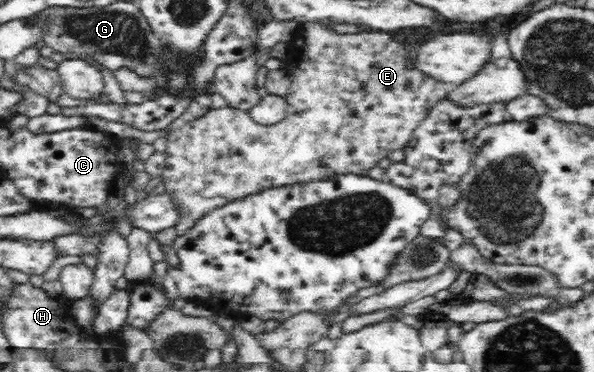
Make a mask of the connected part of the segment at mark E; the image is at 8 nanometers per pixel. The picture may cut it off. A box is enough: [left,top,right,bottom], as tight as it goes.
[162,21,456,235]

